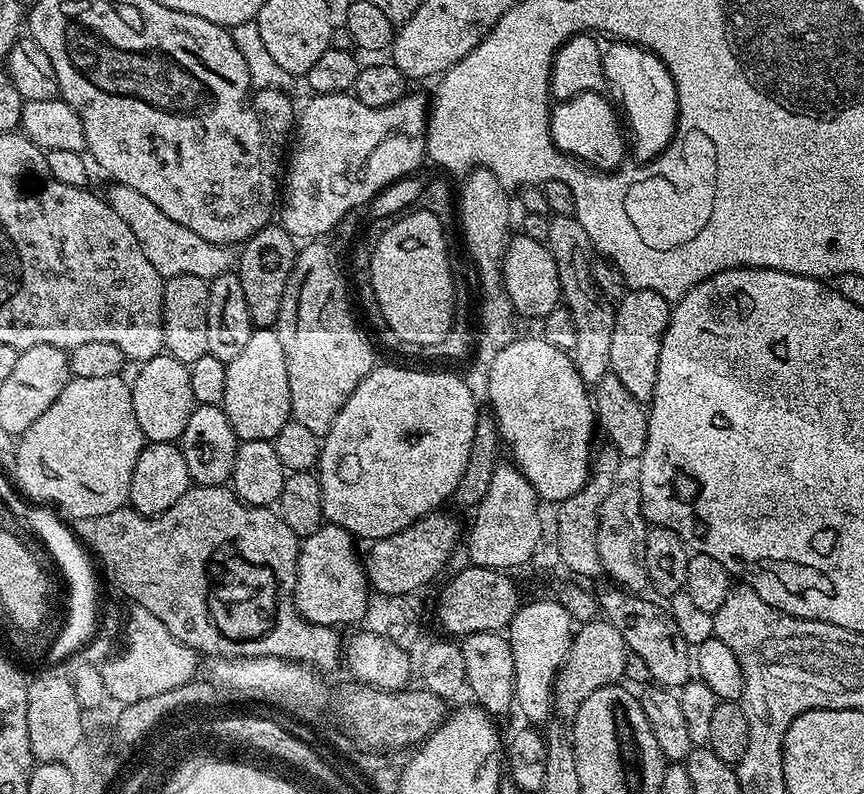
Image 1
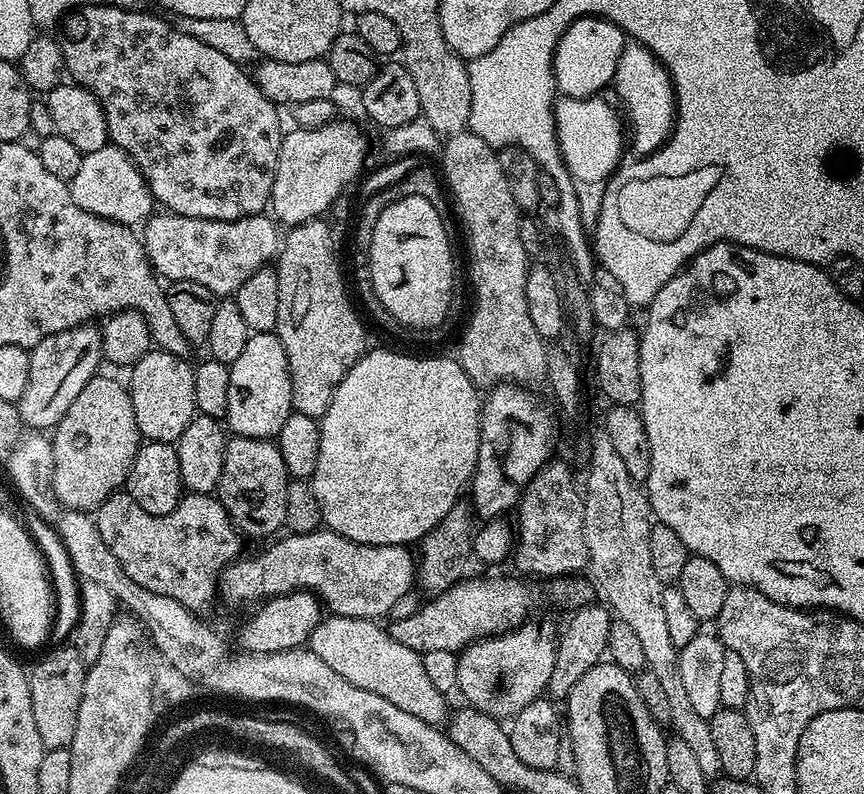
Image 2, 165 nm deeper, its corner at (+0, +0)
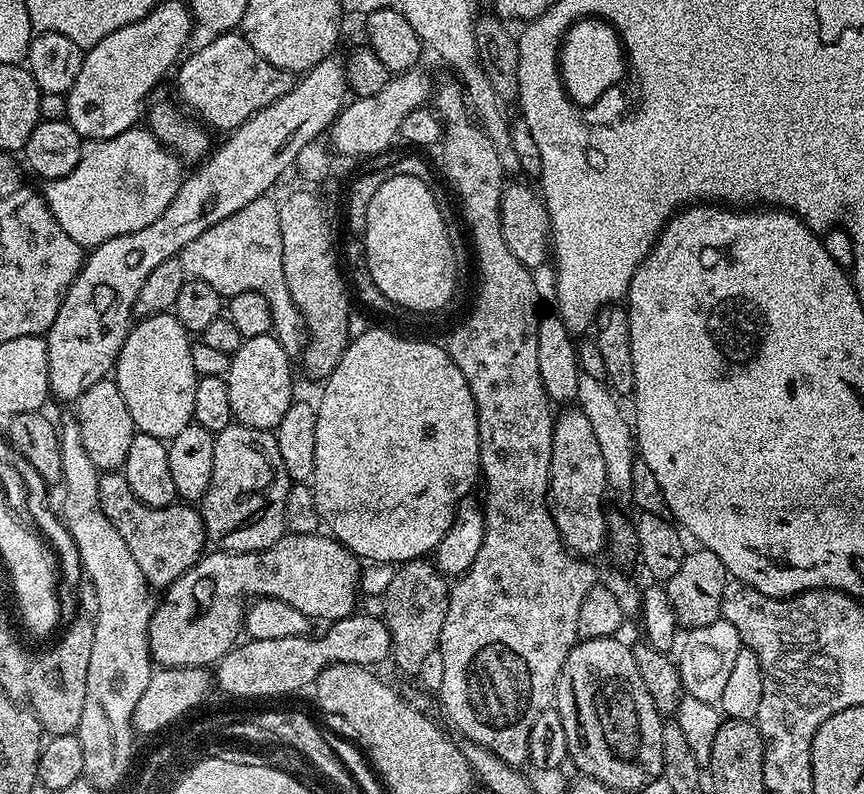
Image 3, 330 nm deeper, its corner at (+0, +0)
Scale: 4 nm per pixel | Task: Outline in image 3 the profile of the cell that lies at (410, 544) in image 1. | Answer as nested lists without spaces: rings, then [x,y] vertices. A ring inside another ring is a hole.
[[[288,532],[274,546],[263,552],[226,552],[212,550],[201,555],[193,568],[188,568],[173,584],[168,585],[164,596],[152,609],[148,645],[153,661],[160,668],[203,668],[215,665],[228,651],[236,647],[244,623],[244,613],[250,597],[269,596],[294,606],[312,622],[341,620],[357,611],[356,591],[360,588],[361,561],[335,536],[311,532]]]

